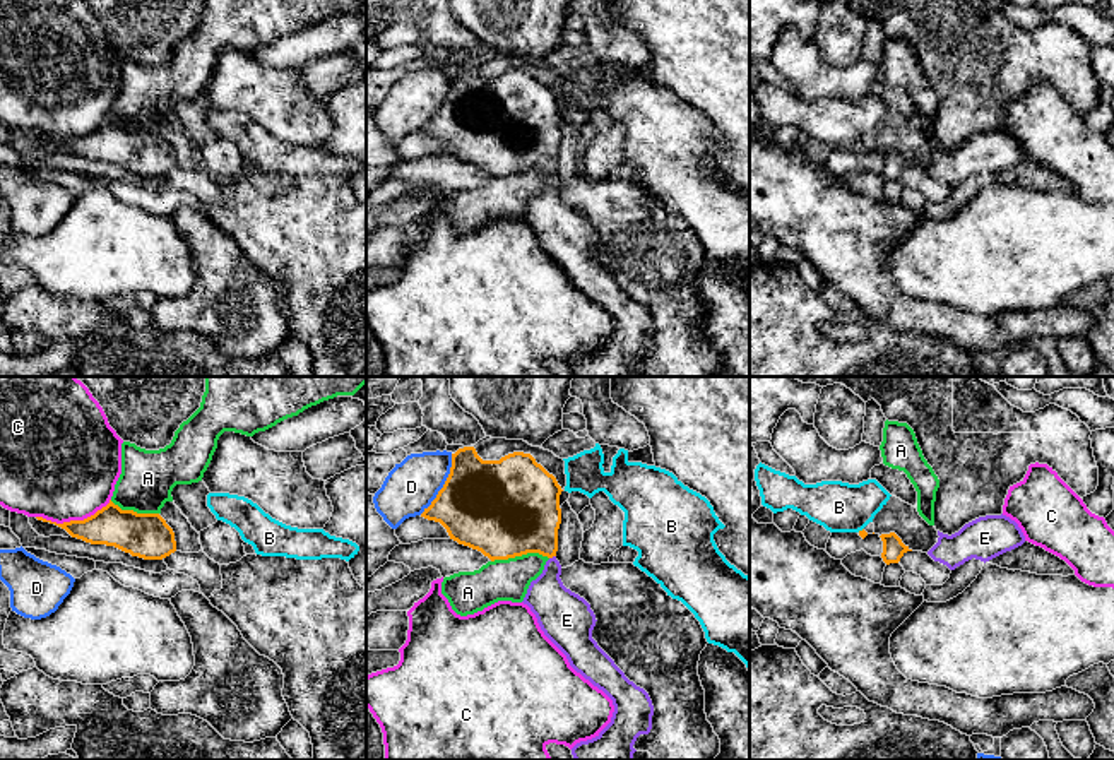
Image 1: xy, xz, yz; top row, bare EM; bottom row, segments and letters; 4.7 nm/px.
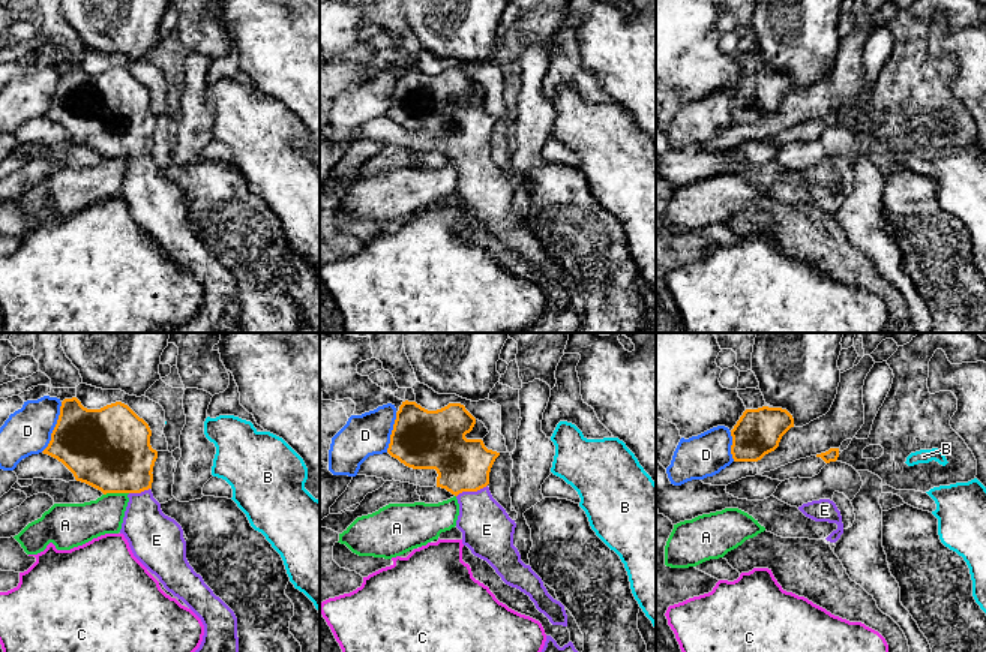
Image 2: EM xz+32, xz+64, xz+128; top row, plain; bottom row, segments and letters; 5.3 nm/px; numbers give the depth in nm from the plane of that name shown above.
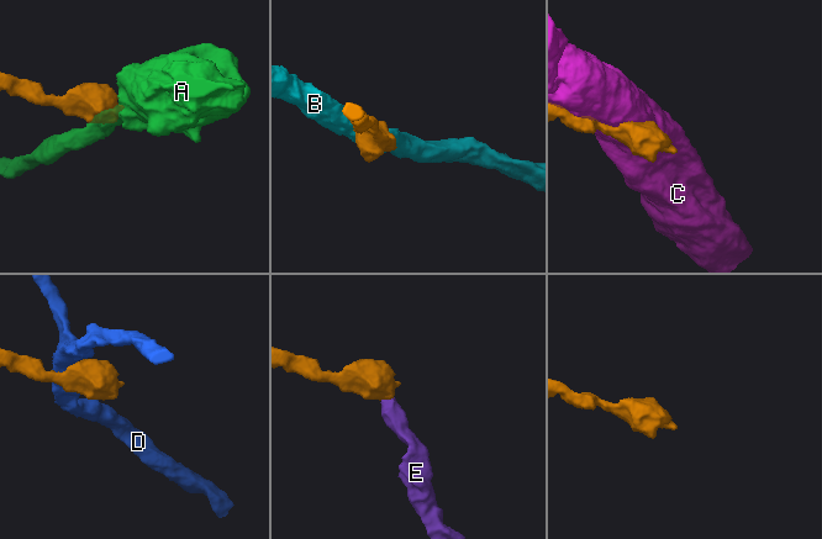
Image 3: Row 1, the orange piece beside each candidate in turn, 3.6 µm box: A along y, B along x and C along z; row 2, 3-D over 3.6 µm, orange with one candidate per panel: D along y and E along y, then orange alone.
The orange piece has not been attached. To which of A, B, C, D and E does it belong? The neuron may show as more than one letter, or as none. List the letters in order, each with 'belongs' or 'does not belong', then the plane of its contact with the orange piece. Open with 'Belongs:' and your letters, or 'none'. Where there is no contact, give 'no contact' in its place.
Belongs: E
A: does not belong; contact in xz
B: does not belong; contact in yz
C: does not belong; contact in xy
D: does not belong; contact in xz
E: belongs; contact in xz

